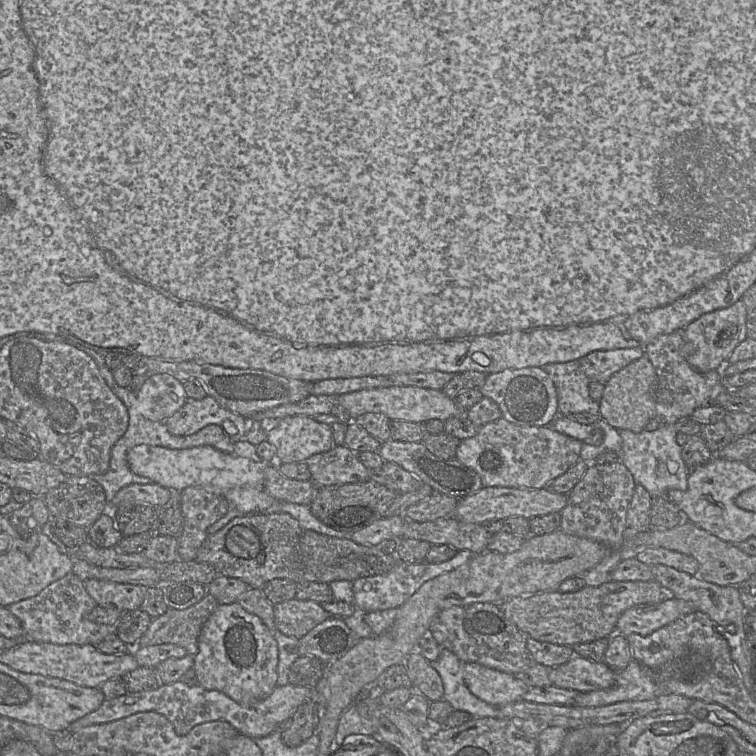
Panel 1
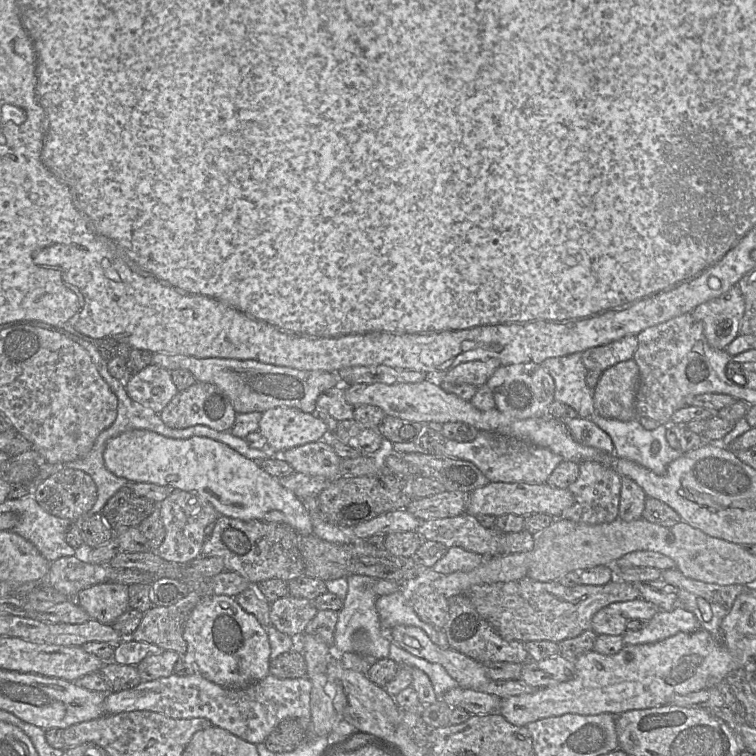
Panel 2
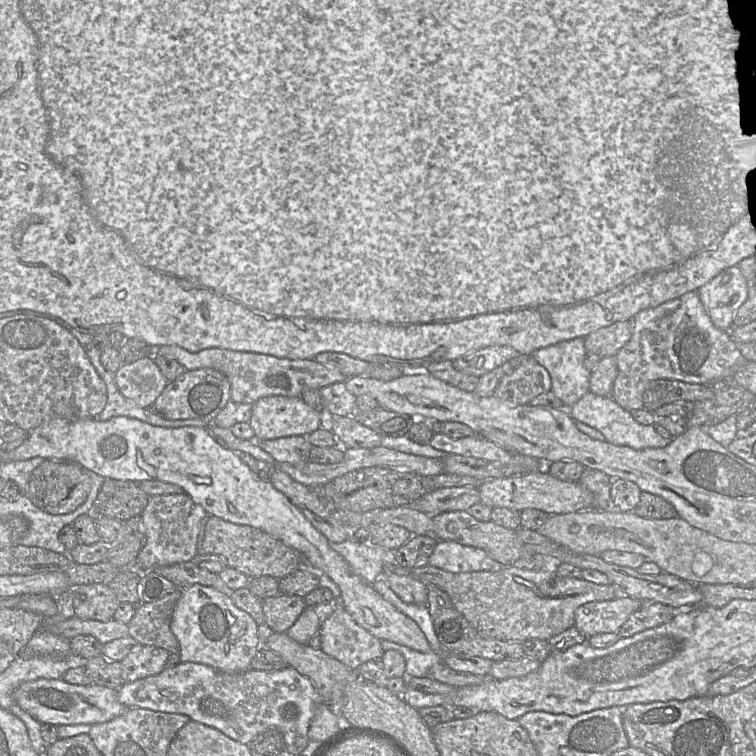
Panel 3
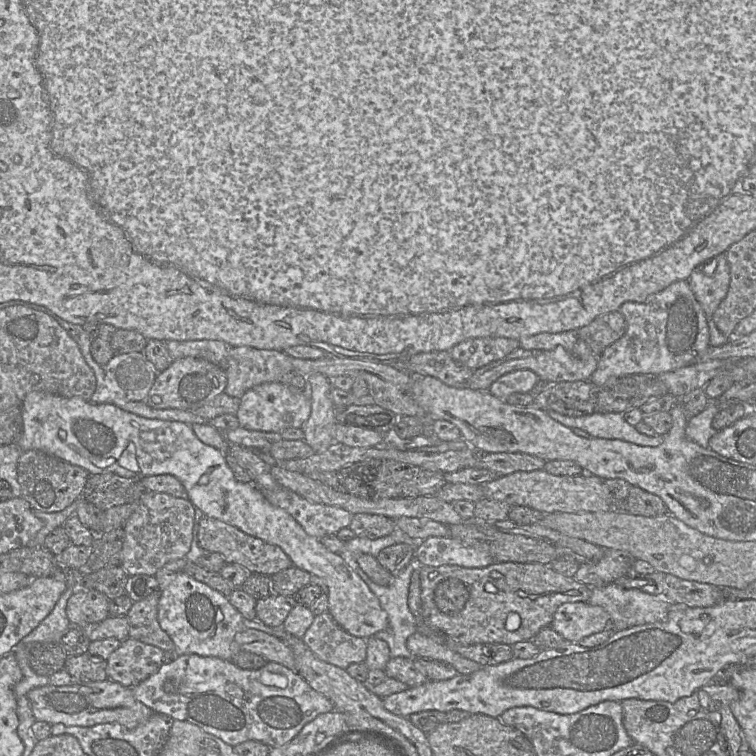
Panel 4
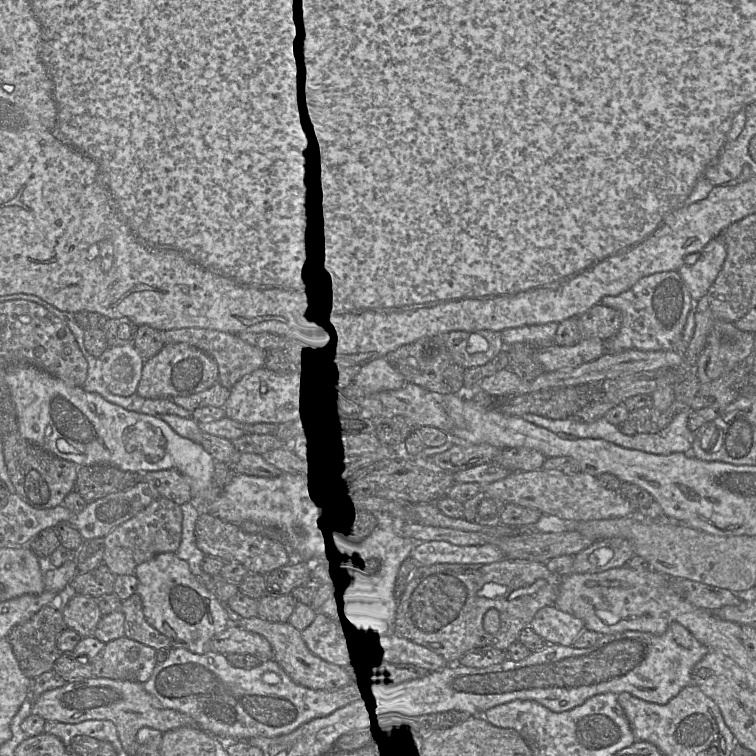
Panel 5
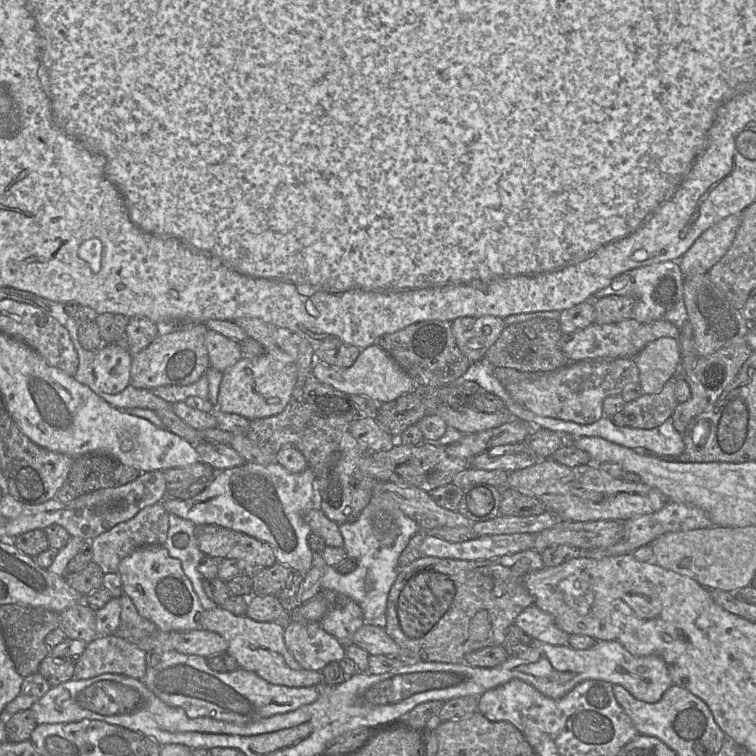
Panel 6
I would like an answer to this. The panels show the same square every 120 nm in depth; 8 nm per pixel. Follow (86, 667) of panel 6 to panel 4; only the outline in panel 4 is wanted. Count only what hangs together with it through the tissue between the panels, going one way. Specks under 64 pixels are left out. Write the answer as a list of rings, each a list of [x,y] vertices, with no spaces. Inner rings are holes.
[[[127,638],[106,660],[107,678],[132,688],[161,667],[163,653],[156,646]]]

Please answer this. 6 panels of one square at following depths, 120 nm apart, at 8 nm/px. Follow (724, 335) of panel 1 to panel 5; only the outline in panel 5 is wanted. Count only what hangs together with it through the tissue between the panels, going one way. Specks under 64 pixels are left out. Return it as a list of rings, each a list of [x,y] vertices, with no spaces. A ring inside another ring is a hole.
[[[723,236],[710,240],[699,254],[696,262],[685,263],[678,270],[695,302],[706,295],[725,262],[727,248]]]

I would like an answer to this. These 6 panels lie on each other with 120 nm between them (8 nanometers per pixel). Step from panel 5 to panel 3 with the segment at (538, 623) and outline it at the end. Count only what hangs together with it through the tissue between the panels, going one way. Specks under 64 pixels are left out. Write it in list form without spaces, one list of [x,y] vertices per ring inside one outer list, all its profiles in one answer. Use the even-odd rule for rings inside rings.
[[[620,595],[613,600],[595,601],[580,606],[575,612],[574,628],[586,638],[597,634],[617,633],[643,602]]]

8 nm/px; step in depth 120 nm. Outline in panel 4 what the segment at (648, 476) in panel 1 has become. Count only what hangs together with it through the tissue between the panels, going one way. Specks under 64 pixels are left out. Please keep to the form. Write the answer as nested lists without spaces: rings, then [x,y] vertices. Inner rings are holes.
[[[547,407],[547,413],[561,424],[587,432],[590,436],[604,439],[619,439],[639,446],[657,447],[664,436],[647,436],[629,424],[623,413],[593,413],[581,416],[565,416]]]

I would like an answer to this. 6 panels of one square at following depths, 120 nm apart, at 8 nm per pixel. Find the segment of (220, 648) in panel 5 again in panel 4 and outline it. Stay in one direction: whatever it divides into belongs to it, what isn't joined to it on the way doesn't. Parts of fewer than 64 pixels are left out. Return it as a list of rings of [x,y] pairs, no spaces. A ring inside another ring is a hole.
[[[244,628],[235,634],[234,641],[240,651],[257,654],[267,662],[279,663],[290,670],[295,668],[291,649],[275,636],[257,629]]]

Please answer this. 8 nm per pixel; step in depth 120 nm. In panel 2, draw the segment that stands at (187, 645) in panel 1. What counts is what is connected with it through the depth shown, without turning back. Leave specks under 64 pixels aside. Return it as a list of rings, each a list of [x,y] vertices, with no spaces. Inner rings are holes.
[[[190,591],[170,606],[152,606],[143,613],[140,624],[130,638],[136,642],[154,644],[162,650],[175,651],[183,656],[187,649],[183,638],[184,625],[201,597],[201,593]]]

